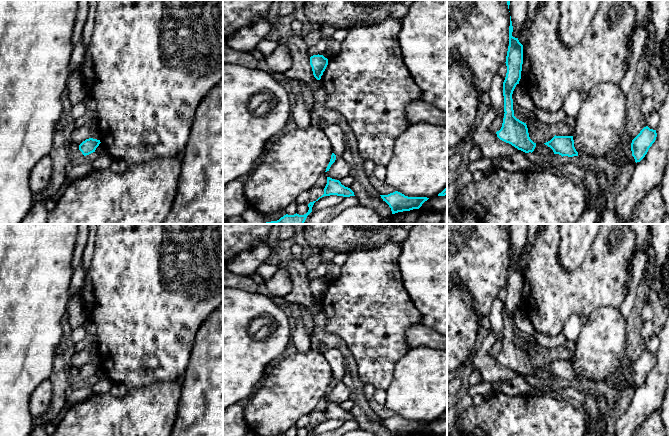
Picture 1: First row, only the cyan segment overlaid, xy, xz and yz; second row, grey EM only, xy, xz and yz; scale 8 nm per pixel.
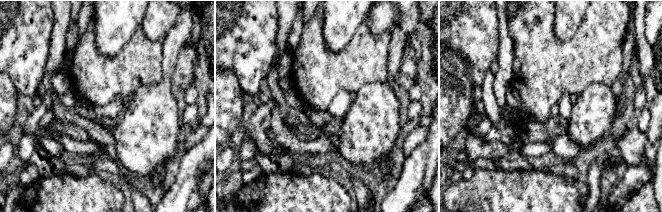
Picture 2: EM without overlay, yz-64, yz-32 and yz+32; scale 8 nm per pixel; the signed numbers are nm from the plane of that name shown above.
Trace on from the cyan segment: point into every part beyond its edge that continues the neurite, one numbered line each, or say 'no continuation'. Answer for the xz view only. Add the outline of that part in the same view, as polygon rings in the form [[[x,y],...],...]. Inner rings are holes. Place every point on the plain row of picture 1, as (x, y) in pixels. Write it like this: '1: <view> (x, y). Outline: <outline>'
no continuation

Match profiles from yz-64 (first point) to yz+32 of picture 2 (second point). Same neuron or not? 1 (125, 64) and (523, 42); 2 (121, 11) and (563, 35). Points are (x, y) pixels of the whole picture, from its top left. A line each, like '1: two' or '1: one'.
1: one
2: one

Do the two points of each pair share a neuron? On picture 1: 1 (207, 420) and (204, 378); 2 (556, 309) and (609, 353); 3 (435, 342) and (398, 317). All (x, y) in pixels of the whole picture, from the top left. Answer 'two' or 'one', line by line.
1: one
2: two
3: two

